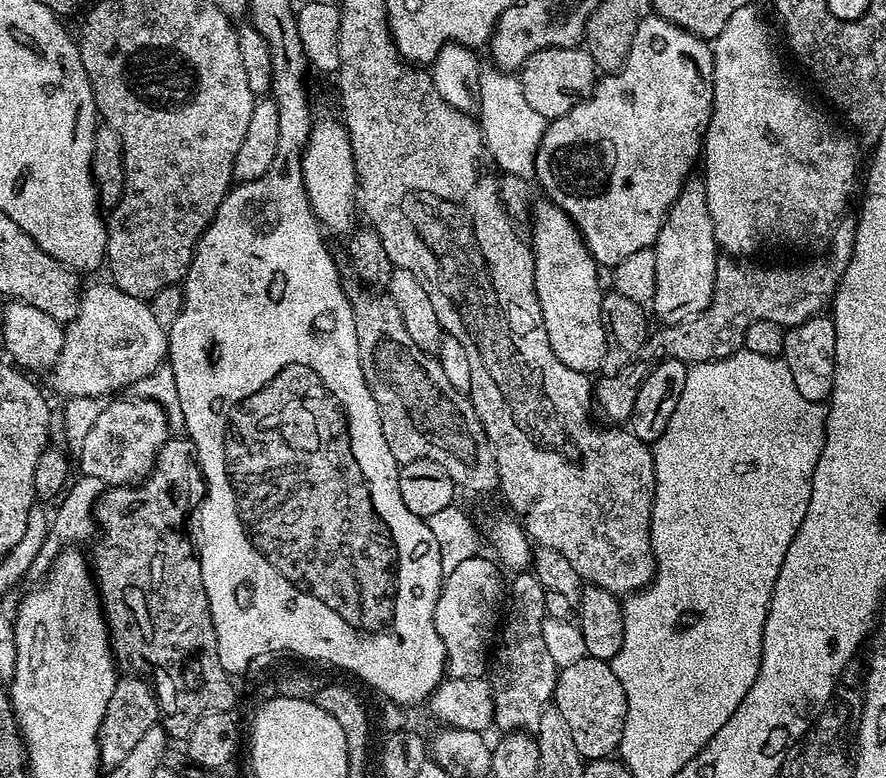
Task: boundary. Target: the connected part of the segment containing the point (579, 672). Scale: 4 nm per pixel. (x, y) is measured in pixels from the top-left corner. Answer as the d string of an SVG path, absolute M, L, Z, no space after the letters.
M586 655L559 669L554 706L569 724L574 746L578 746L578 754L585 761L609 759L619 749L626 722L626 694L609 661Z

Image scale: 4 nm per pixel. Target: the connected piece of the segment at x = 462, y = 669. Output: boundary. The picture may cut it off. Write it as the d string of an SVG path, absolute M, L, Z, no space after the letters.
M477 554L467 558L466 562L459 563L453 571L445 575L442 581L440 597L434 606L434 626L446 650L446 672L451 679L478 680L485 675L489 667L490 649L498 632L498 617L502 612L502 597L506 592L506 580L500 577L500 572L502 573L501 565L495 559L487 560L484 554Z

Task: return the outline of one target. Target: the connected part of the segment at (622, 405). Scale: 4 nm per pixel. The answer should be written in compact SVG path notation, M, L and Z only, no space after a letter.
M841 219L833 227L830 233L832 249L829 250L828 256L822 257L821 260L812 260L809 264L802 265L801 268L755 268L754 265L748 264L752 262L741 262L727 254L721 255L716 262L716 281L710 306L706 306L706 310L702 310L690 320L683 320L680 324L665 324L657 327L657 332L655 329L649 335L648 341L640 347L639 354L636 355L631 364L617 372L601 375L601 380L595 381L594 404L599 415L601 412L608 419L605 421L608 422L623 421L620 419L623 416L625 419L626 414L632 411L632 400L638 394L642 382L661 360L680 360L689 366L711 360L721 360L727 356L733 356L744 348L744 335L746 330L750 330L750 326L754 326L754 322L762 322L763 320L778 322L787 330L795 324L806 322L812 316L821 315L831 305L832 297L836 295L836 288L840 284L842 274L850 262L854 250L856 220L848 219Z

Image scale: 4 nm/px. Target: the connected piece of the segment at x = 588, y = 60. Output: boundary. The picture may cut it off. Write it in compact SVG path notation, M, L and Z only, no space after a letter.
M587 47L575 48L547 48L535 52L519 69L518 79L522 86L522 94L538 114L542 114L545 121L556 120L566 114L574 105L580 103L596 87L598 69L596 60L588 52Z

